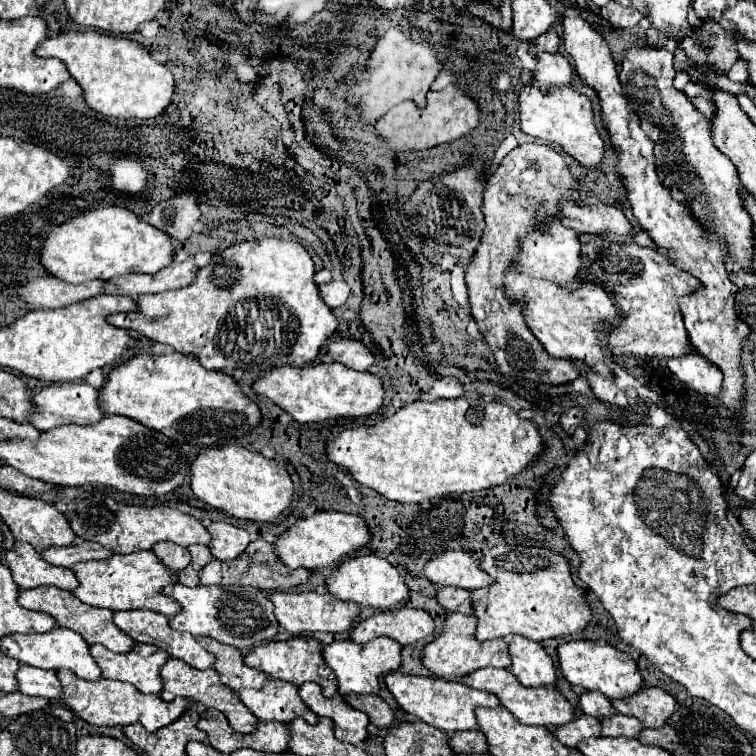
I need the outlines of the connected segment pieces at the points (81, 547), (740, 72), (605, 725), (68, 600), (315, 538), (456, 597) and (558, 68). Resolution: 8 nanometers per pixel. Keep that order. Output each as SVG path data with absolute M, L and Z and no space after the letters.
M76 541L68 547L50 547L46 551L40 553L40 557L44 557L50 565L58 565L58 567L72 567L78 561L90 561L96 557L110 557L112 553L106 547L100 547L98 543L90 543L90 541Z
M740 61L740 63L736 63L736 65L730 69L728 77L730 77L732 81L738 81L738 83L748 81L748 67L746 67L746 65Z
M622 713L604 717L600 723L602 723L602 735L606 735L606 737L638 737L638 733L642 729L638 719L632 719Z
M34 587L34 589L20 591L18 601L20 601L20 605L26 607L26 609L42 611L42 613L52 615L52 617L56 619L58 627L66 627L66 629L76 631L88 645L100 643L100 645L104 645L106 649L110 649L110 651L114 651L114 653L126 653L126 651L130 651L132 645L134 645L134 639L130 639L130 635L126 635L124 631L120 631L120 629L114 625L114 621L112 621L112 611L110 611L110 609L98 609L98 607L84 605L84 603L78 601L70 591L56 589L56 587Z
M318 511L314 515L302 517L292 527L288 527L278 541L274 543L278 559L292 569L304 567L304 569L318 569L340 563L346 555L352 551L358 551L370 541L370 531L362 517L350 515L350 513L338 513L338 511Z
M442 587L442 589L436 591L436 601L446 611L456 611L456 613L472 615L470 591L466 591L466 589L460 589L460 587Z
M538 53L536 67L532 69L532 83L530 85L536 85L540 89L546 89L548 85L560 87L560 85L570 85L572 77L574 77L574 69L564 55Z

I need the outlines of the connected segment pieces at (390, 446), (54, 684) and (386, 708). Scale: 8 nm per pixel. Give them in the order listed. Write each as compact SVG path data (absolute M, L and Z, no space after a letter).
M440 399L440 401L414 401L398 409L380 425L364 425L344 429L326 443L328 461L344 467L354 481L374 489L382 497L398 503L422 503L446 493L470 493L506 483L542 451L542 437L532 421L520 419L508 405L488 399Z
M22 665L16 671L16 681L18 681L18 691L24 695L38 695L46 699L54 699L62 695L62 685L56 679L56 671L44 671Z
M356 695L354 701L356 701L358 709L368 715L372 725L376 725L380 729L392 725L394 711L392 711L392 707L380 695Z

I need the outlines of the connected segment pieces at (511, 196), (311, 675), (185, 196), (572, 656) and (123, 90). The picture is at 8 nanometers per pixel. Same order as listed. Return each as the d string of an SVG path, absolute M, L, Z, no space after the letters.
M526 143L526 145L518 145L514 151L510 151L504 161L500 163L500 167L494 171L494 175L488 179L486 185L486 193L484 193L484 205L482 205L482 213L486 217L486 229L482 235L482 241L478 245L478 251L466 271L466 285L468 285L468 297L470 297L470 305L472 305L472 317L478 325L478 331L482 333L482 337L486 339L488 347L492 349L496 363L498 363L498 371L506 373L506 375L516 375L528 381L540 381L540 383L548 383L548 385L564 385L564 383L572 383L574 379L580 377L580 367L582 363L574 363L568 359L554 359L550 357L542 343L532 335L532 331L526 327L524 323L524 315L522 309L516 305L510 305L510 301L504 295L502 289L502 277L504 277L504 269L508 265L512 265L514 255L518 253L518 243L522 237L526 237L532 227L540 225L542 219L546 219L546 215L556 217L558 213L558 199L570 199L574 201L578 197L578 183L576 179L570 175L568 163L566 159L556 153L550 145L538 145L538 143Z
M292 637L292 639L286 639L286 641L270 641L270 643L258 645L244 657L244 663L252 669L258 669L258 671L266 673L268 677L282 679L282 681L288 681L288 683L294 683L294 685L302 685L306 681L318 683L322 687L322 695L326 695L328 699L334 697L336 691L338 691L336 689L336 679L330 671L328 671L326 679L320 677L320 671L326 669L326 665L324 665L324 659L320 655L320 643L316 639L310 639L310 637Z
M182 193L170 197L168 201L158 203L150 211L146 221L152 227L170 235L174 241L184 241L192 235L198 219L200 219L200 209L196 197L192 193Z
M598 639L598 641L568 641L558 647L558 665L562 677L570 685L578 685L586 691L600 691L608 699L626 699L634 695L642 687L642 675L626 653L612 647L610 643Z
M64 31L44 39L36 51L38 57L60 59L72 79L82 87L86 105L106 117L150 119L164 113L174 95L174 77L166 65L154 61L148 49L124 37L100 35L98 31Z

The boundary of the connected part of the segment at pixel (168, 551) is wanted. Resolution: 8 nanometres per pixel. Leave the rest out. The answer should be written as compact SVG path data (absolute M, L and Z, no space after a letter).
M156 543L156 547L152 547L154 555L158 555L158 559L170 569L170 571L180 571L190 563L190 553L174 543Z

